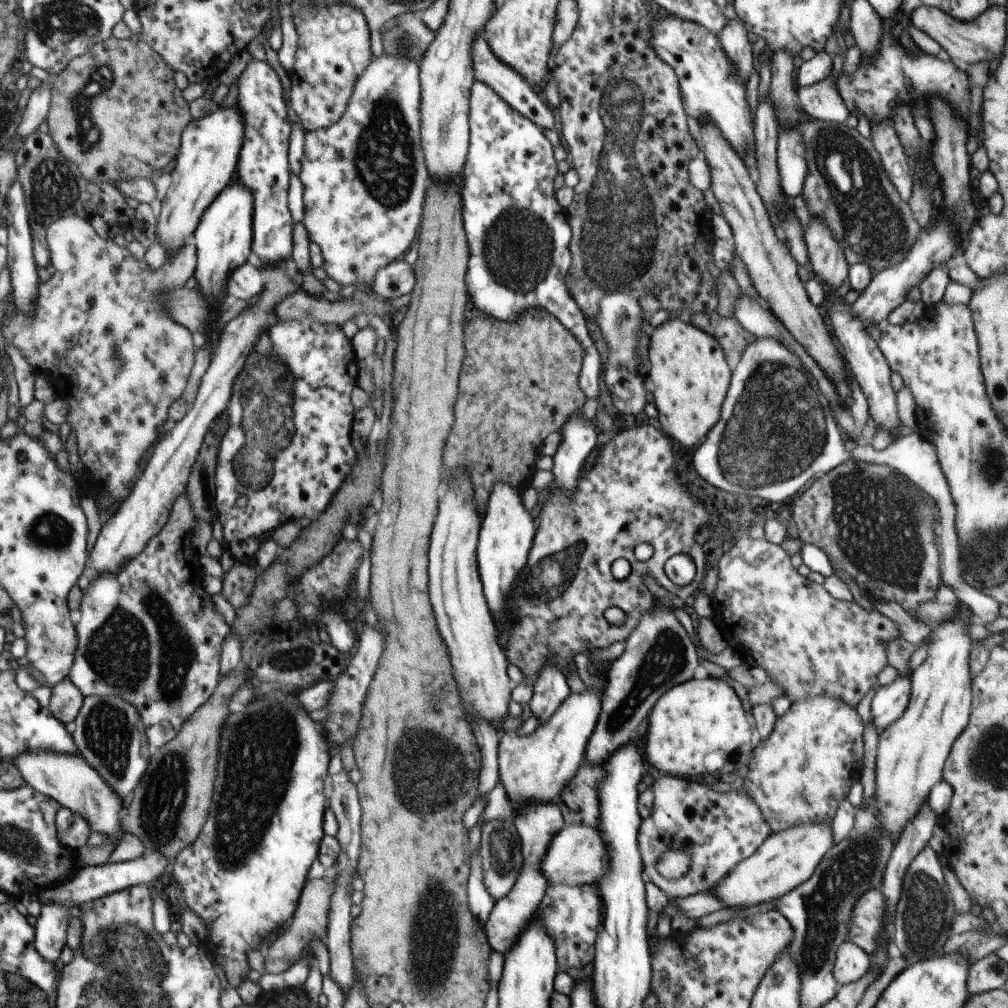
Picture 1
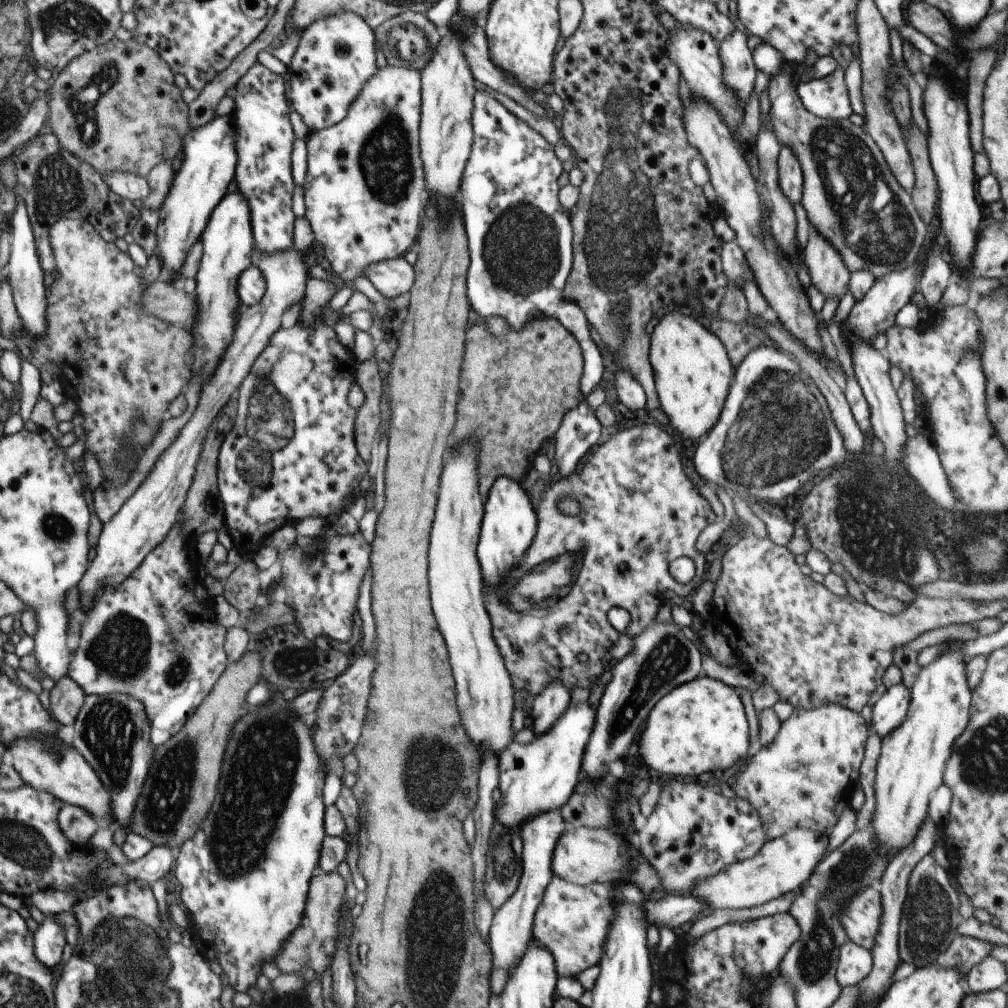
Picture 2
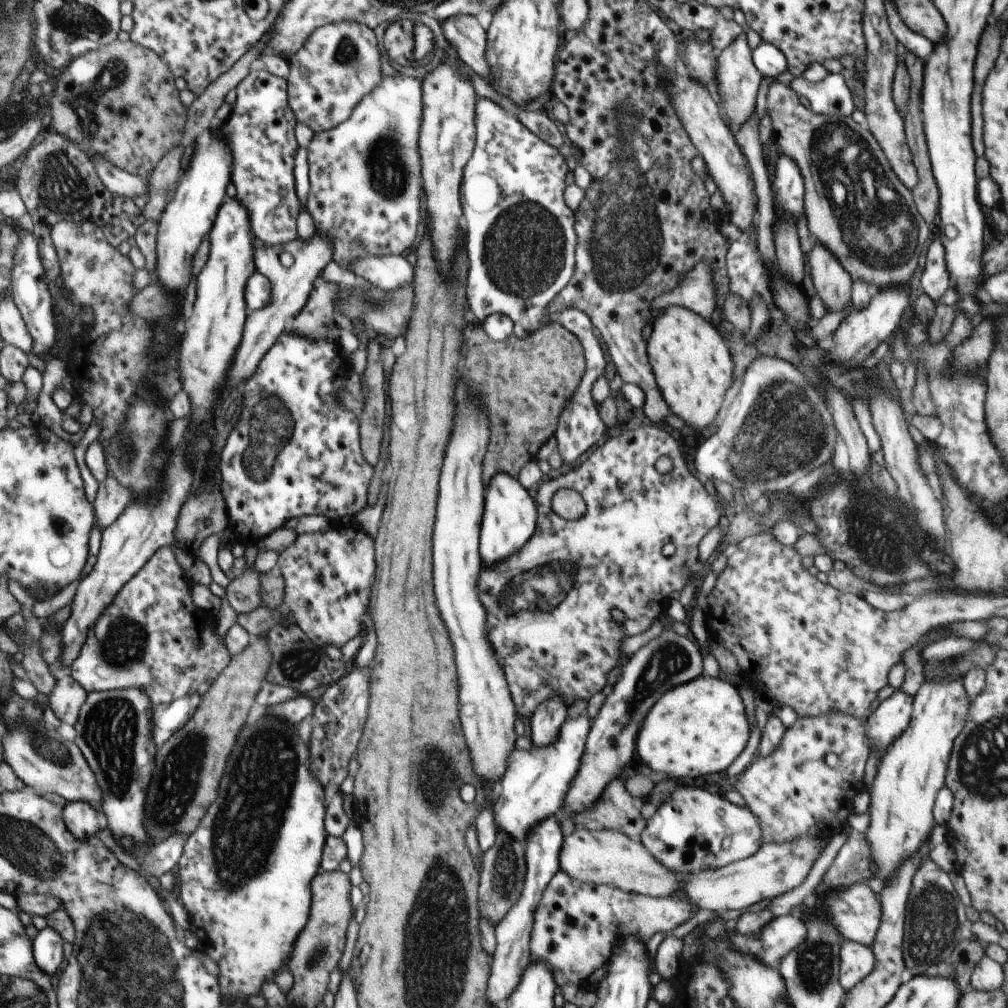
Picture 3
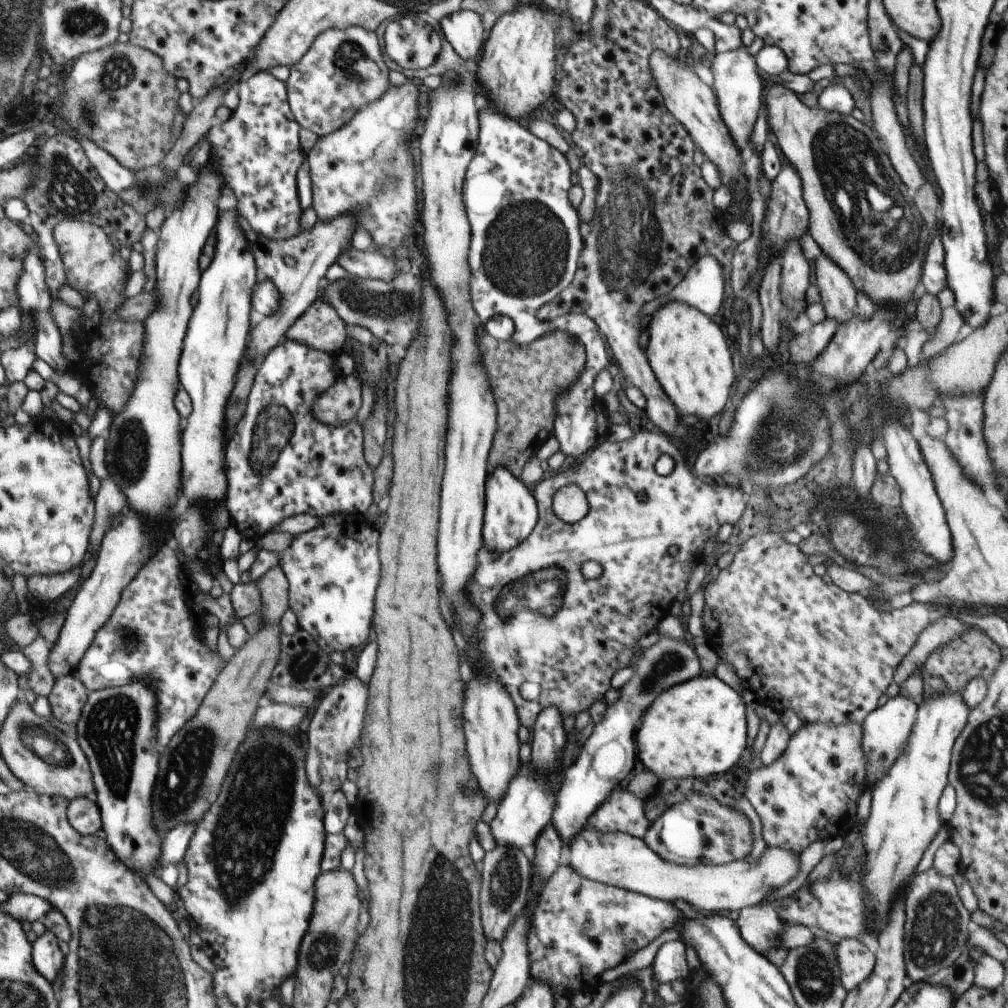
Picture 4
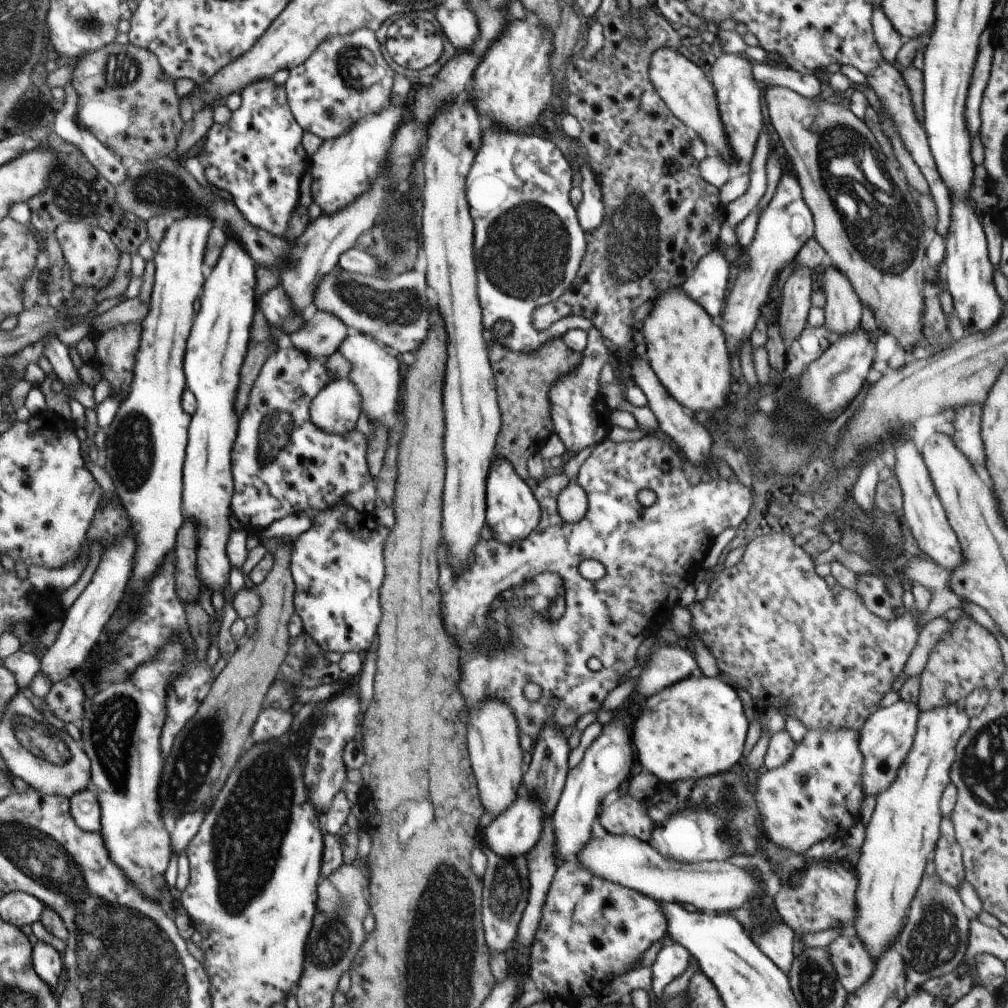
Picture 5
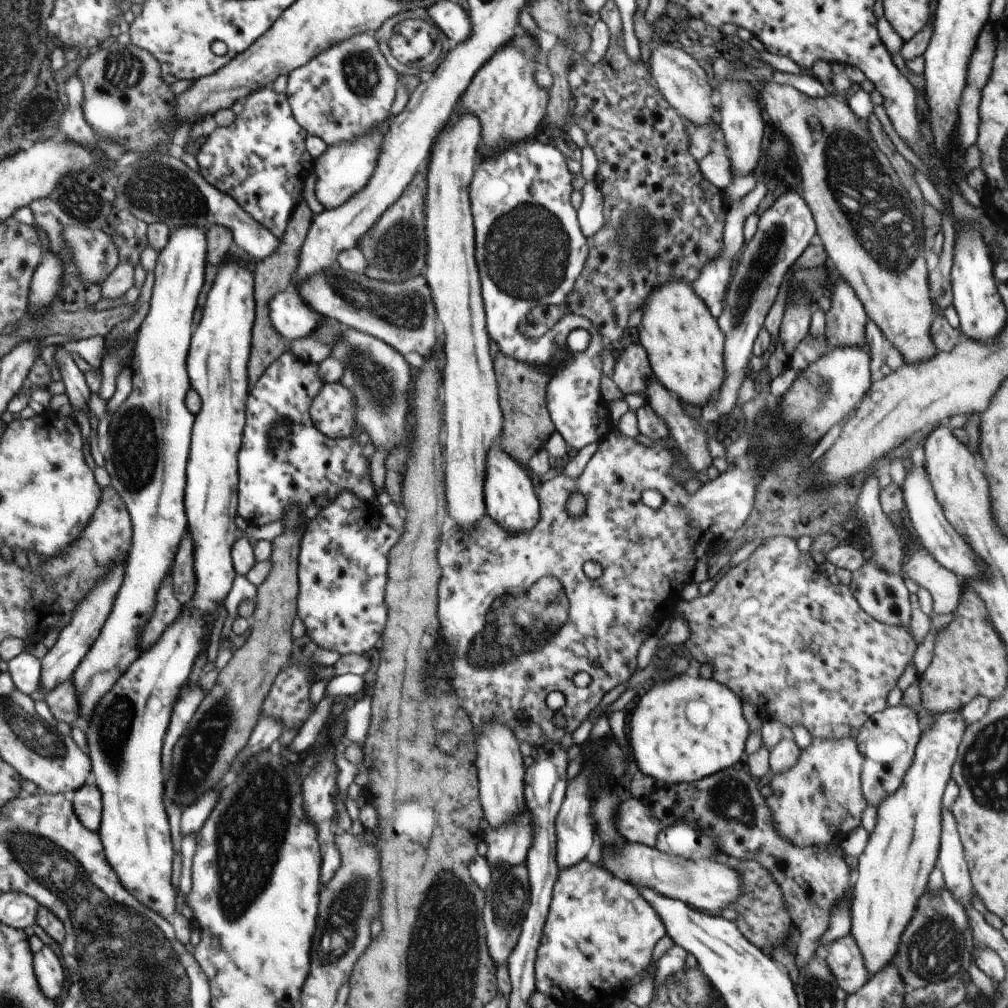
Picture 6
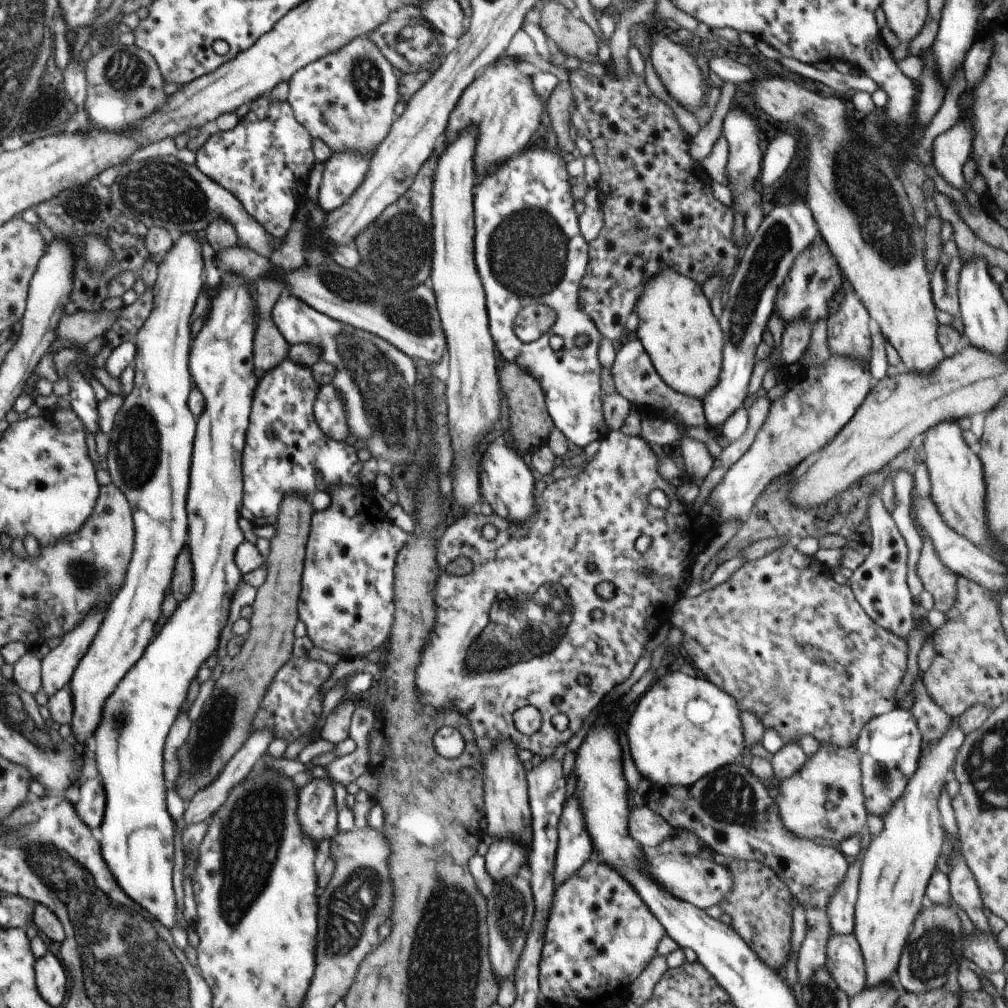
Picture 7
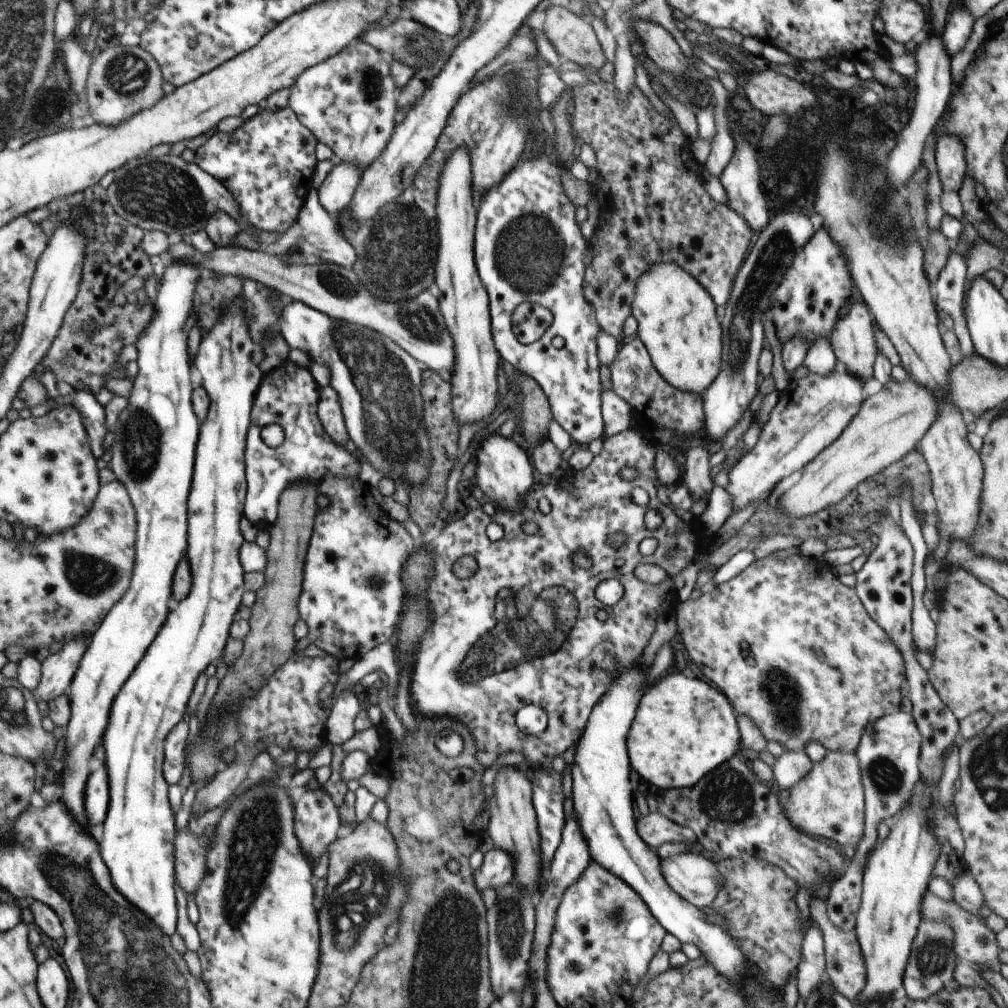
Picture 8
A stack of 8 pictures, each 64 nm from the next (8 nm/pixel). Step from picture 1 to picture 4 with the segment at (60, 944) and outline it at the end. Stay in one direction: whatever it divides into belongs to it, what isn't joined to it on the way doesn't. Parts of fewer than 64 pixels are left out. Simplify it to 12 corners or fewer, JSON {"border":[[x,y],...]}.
{"border":[[46,931],[35,941],[35,964],[48,982],[64,966],[58,938]]}

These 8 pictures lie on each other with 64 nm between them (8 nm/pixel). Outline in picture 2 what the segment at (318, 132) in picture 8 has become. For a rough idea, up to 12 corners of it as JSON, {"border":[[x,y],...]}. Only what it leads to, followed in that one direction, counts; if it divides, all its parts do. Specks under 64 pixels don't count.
{"border":[[351,12],[302,30],[290,102],[310,132],[342,122],[376,74]]}

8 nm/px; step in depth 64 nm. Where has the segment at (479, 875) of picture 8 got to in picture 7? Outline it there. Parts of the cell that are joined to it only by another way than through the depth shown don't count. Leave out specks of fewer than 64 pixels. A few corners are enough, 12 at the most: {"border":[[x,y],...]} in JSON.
{"border":[[493,838],[485,855],[494,883],[527,864],[524,844]]}

